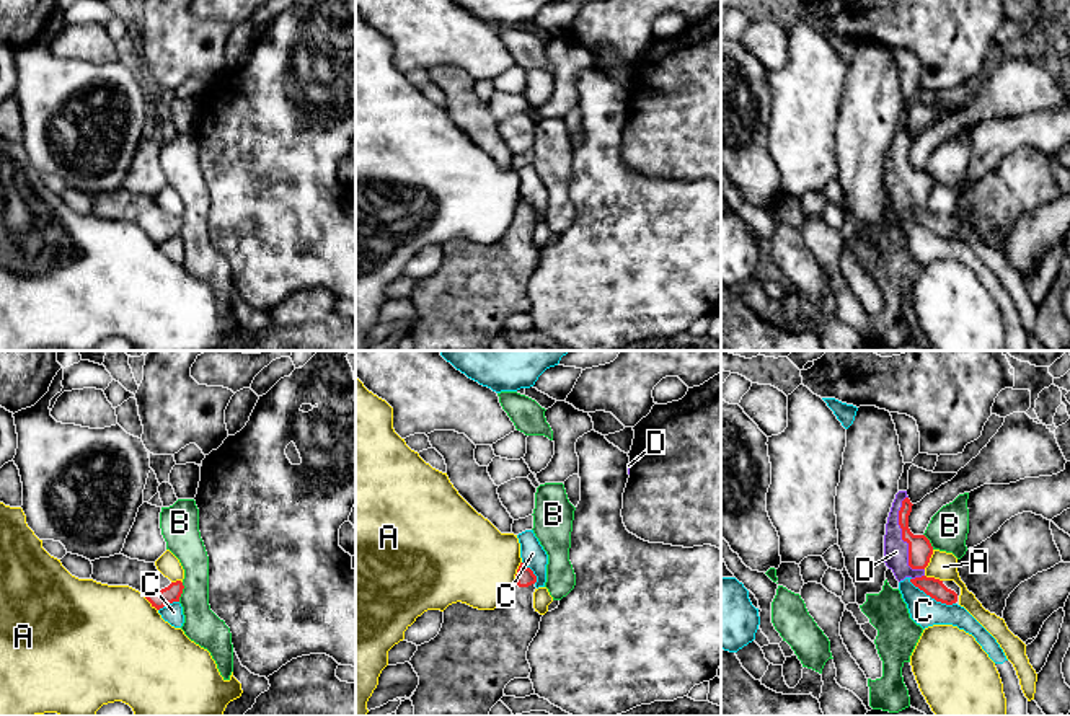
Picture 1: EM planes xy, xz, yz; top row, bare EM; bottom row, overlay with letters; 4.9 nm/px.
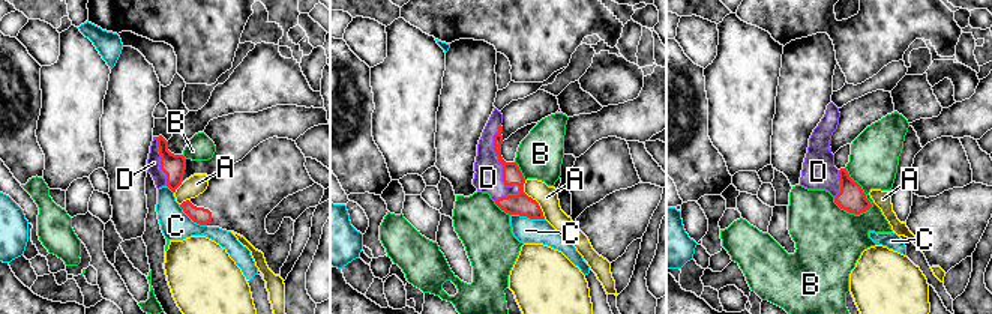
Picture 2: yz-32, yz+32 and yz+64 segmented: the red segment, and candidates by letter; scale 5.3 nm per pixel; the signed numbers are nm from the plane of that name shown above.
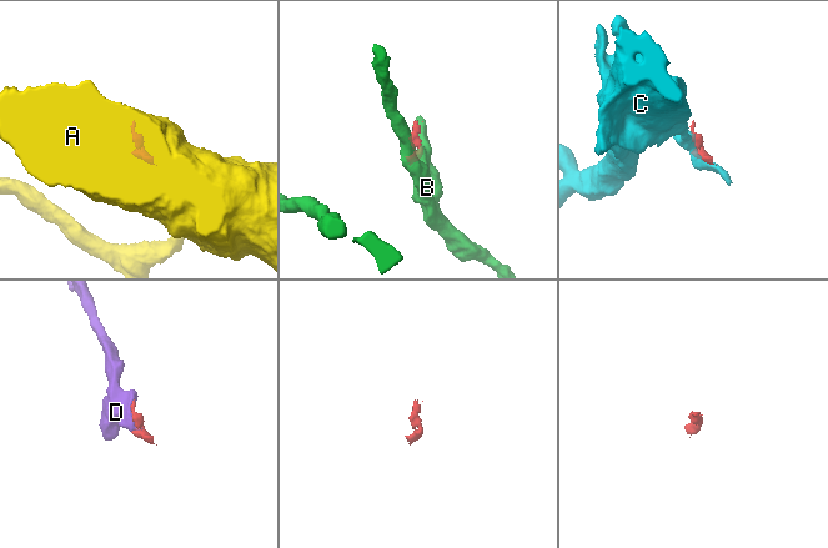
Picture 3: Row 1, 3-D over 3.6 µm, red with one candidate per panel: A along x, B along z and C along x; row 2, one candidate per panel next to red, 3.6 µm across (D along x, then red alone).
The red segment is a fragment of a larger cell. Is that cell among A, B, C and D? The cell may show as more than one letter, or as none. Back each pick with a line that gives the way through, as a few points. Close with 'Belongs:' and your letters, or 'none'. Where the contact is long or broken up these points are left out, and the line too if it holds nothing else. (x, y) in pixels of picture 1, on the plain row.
D: across yz (920, 185), (914, 185), (902, 173), (896, 186)
Belongs: D

